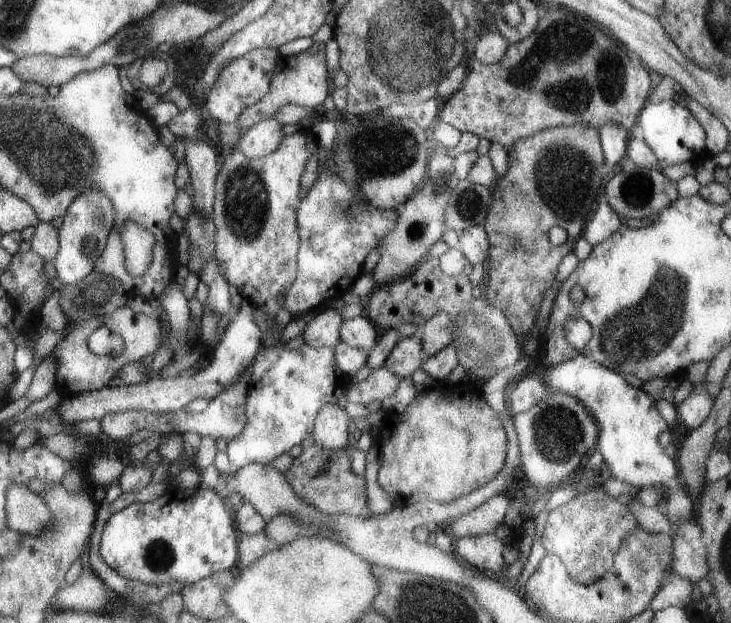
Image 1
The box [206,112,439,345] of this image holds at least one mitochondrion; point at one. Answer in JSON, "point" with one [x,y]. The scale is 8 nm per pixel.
{"point":[390,152]}

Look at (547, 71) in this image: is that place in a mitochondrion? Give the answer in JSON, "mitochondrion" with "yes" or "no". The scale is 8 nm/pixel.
{"mitochondrion":"yes"}

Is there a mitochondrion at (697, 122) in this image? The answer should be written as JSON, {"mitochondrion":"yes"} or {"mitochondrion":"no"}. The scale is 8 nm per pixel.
{"mitochondrion":"no"}

